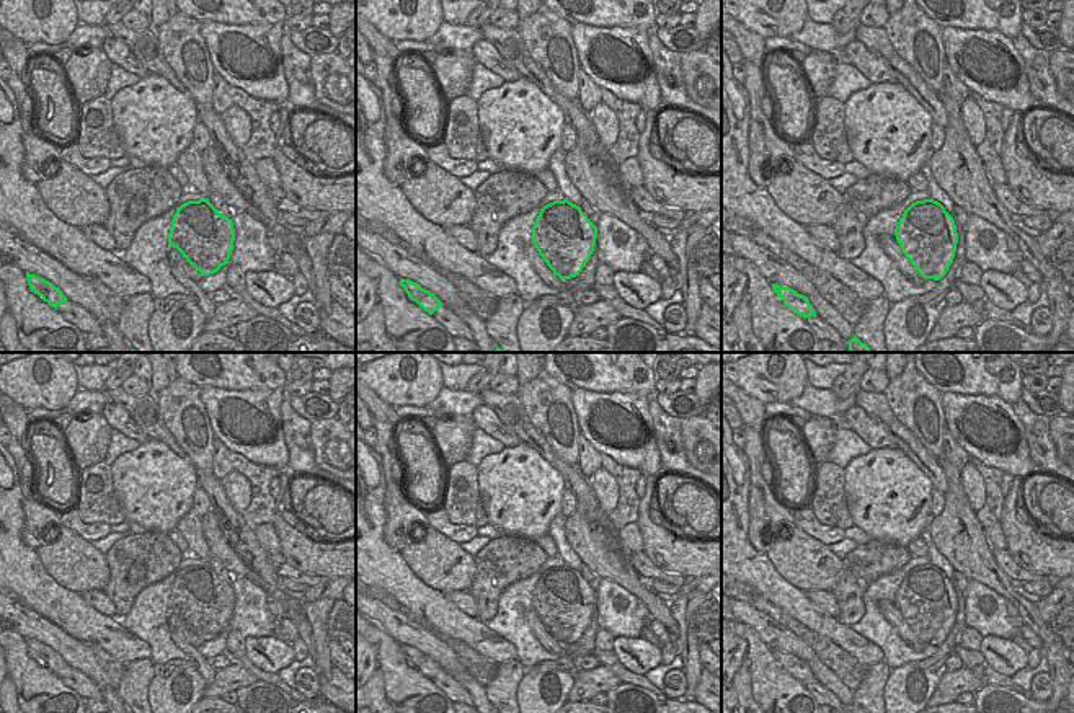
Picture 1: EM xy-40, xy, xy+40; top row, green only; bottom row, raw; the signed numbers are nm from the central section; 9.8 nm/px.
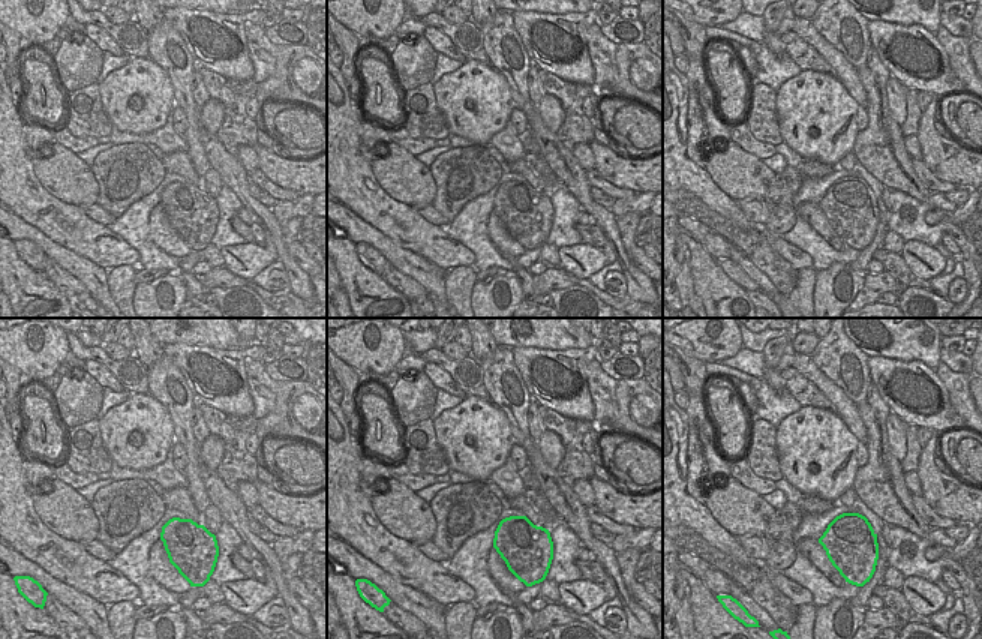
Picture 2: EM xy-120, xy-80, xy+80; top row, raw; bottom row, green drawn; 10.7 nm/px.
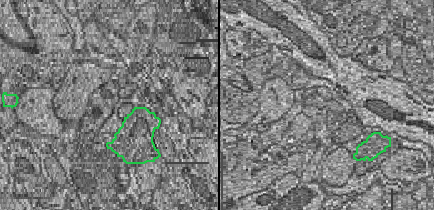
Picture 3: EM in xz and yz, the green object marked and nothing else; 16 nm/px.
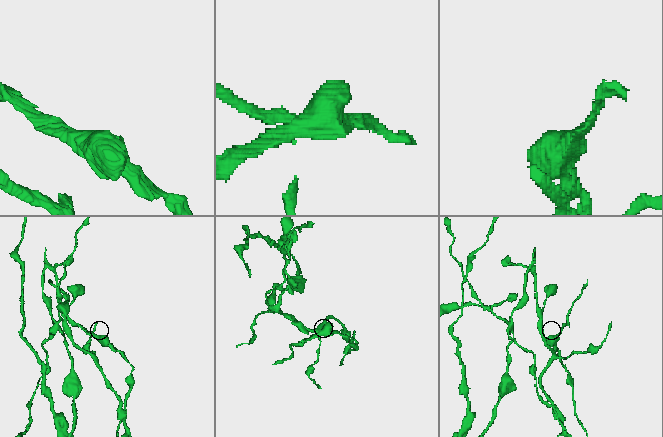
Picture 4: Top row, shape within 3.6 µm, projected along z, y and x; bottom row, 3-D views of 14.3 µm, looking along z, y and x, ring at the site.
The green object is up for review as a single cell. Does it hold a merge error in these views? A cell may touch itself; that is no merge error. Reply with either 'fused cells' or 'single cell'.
fused cells

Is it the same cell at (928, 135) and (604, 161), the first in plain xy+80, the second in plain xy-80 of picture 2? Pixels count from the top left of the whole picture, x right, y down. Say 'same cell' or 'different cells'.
same cell

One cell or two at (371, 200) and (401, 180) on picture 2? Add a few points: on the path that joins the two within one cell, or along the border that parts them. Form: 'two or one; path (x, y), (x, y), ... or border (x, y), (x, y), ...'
two; border (369, 162), (375, 180), (393, 198), (410, 206)

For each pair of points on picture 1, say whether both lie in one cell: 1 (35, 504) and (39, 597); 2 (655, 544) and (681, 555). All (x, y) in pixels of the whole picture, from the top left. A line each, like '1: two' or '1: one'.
1: two
2: one

